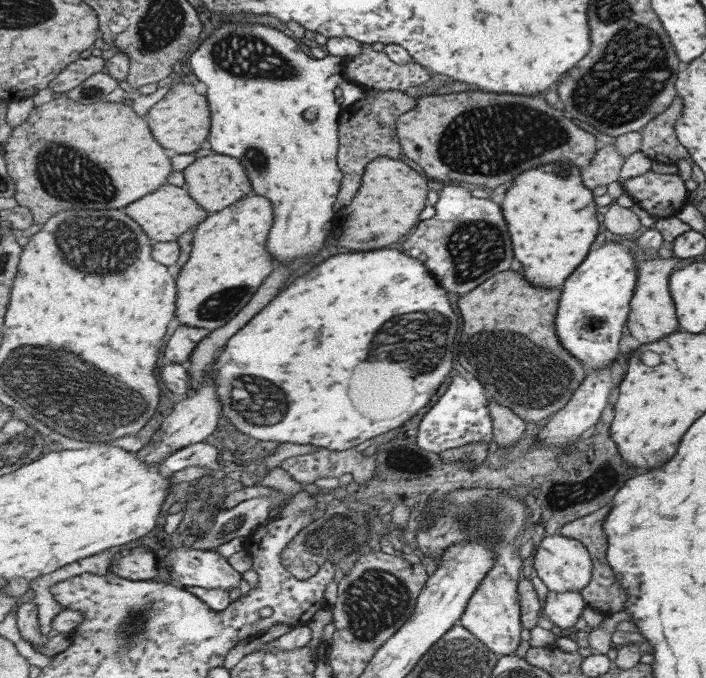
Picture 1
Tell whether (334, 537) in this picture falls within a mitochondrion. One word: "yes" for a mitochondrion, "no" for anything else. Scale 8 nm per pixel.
yes

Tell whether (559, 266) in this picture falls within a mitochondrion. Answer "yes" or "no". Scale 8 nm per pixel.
no

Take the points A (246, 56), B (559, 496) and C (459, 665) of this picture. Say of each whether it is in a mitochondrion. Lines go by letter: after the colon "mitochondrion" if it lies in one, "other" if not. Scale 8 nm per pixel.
A: mitochondrion
B: mitochondrion
C: mitochondrion

